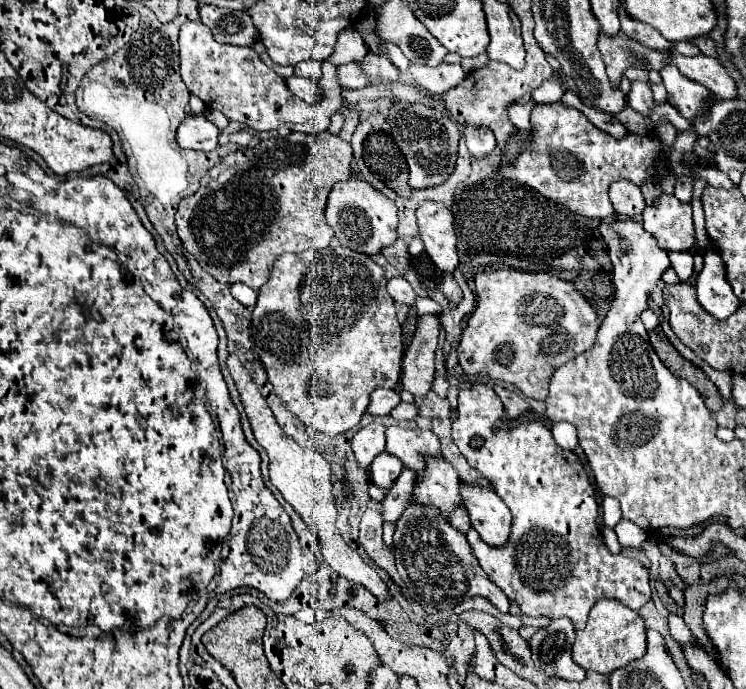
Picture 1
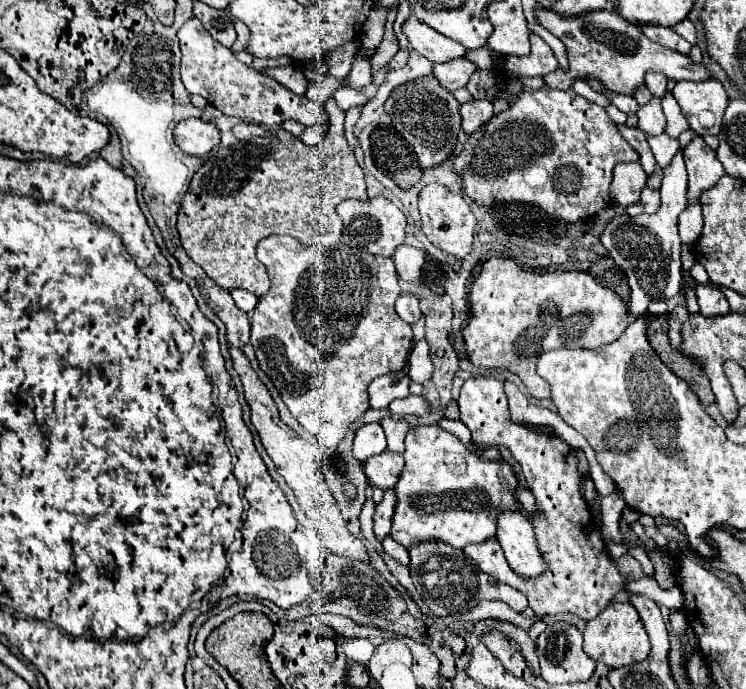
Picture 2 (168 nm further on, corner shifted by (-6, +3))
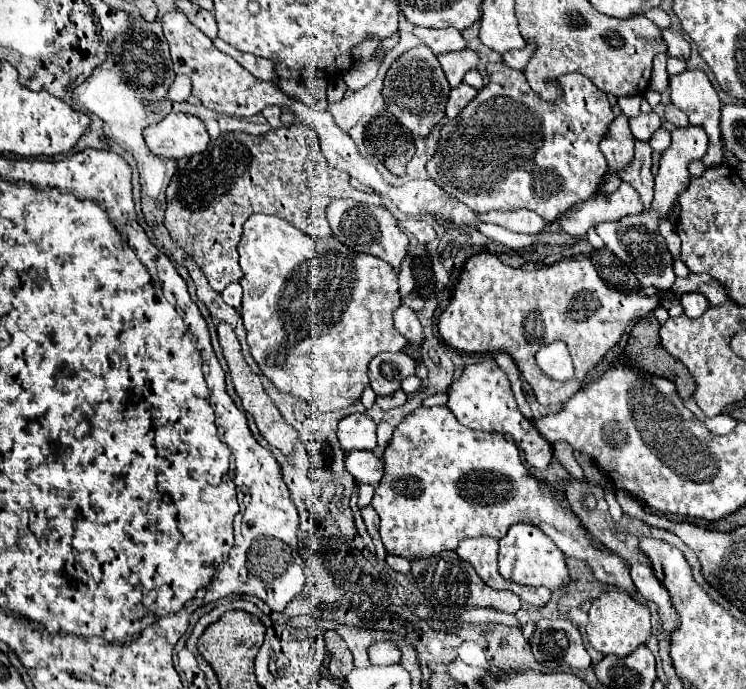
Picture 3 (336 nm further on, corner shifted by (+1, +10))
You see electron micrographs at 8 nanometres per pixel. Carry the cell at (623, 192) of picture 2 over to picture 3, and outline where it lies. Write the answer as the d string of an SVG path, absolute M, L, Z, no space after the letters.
M620 115L610 125L610 133L600 141L600 151L608 161L608 173L618 175L634 161L634 137L630 133L629 119Z

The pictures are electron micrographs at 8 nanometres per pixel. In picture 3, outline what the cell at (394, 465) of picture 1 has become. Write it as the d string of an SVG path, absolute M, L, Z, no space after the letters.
M354 451L346 457L346 469L358 483L378 485L384 473L384 461L374 451Z

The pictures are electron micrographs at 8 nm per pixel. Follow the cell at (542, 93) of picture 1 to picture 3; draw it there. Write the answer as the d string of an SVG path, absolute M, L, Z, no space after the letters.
M462 49L462 51L452 51L452 53L442 53L438 55L438 61L444 69L444 75L450 87L458 87L462 83L464 73L474 69L480 63L480 57L472 49Z

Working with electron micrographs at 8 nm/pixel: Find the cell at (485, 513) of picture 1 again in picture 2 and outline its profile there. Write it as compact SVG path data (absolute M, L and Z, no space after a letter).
M503 512L499 516L497 540L513 572L523 578L537 578L545 572L547 564L537 548L533 526L521 512Z

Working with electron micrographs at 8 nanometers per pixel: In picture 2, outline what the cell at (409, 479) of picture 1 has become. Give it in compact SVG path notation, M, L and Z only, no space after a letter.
M387 490L384 492L383 500L375 506L375 514L373 514L373 530L379 542L383 542L383 538L389 534L391 528L391 518L393 518L393 510L395 510L395 492Z

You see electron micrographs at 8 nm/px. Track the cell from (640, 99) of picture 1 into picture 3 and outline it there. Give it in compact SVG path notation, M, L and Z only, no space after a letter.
M650 111L650 113L640 113L638 117L632 117L630 119L630 131L632 131L632 135L636 137L636 139L640 139L640 141L648 141L650 137L652 137L652 133L660 127L660 117L654 113L654 111Z

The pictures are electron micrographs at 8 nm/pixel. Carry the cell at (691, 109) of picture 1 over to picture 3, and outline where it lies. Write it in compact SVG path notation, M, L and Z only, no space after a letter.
M684 71L680 75L672 75L670 77L670 91L672 91L672 103L680 111L684 111L688 115L690 125L702 127L708 133L708 137L710 137L710 147L708 147L706 155L702 157L704 165L706 167L720 165L722 163L722 151L720 151L720 129L718 129L718 123L720 123L720 107L722 105L720 105L718 91L710 83L708 75L702 73L702 71Z

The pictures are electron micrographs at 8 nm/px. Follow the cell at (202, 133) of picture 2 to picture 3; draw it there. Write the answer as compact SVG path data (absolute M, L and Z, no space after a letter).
M170 113L158 125L144 131L146 145L164 157L190 157L202 153L208 145L208 131L204 123L188 113Z

